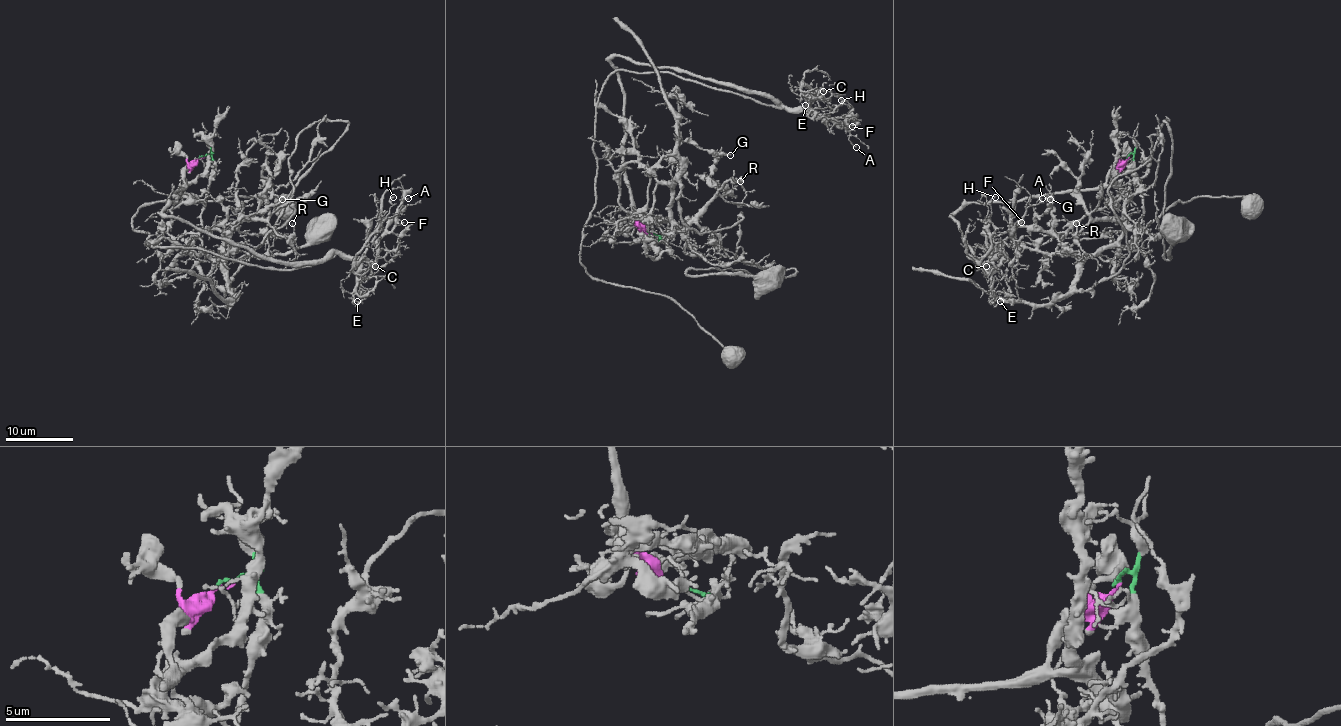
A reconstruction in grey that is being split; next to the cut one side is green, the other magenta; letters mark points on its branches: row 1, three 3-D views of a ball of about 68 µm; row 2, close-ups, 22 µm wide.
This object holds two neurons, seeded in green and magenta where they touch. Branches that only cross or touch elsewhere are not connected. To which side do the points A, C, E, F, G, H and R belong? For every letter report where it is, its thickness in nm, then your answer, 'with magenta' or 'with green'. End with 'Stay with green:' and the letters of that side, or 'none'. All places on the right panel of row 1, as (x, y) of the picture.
A: at (1042, 198); 90 nm thick; with magenta
C: at (986, 266); 150 nm thick; with magenta
E: at (1000, 301); 140 nm thick; with magenta
F: at (1021, 222); 130 nm thick; with magenta
G: at (1050, 199); 170 nm thick; with green
H: at (995, 197); 170 nm thick; with magenta
R: at (1076, 223); 140 nm thick; with green
Stay with green: G, R

